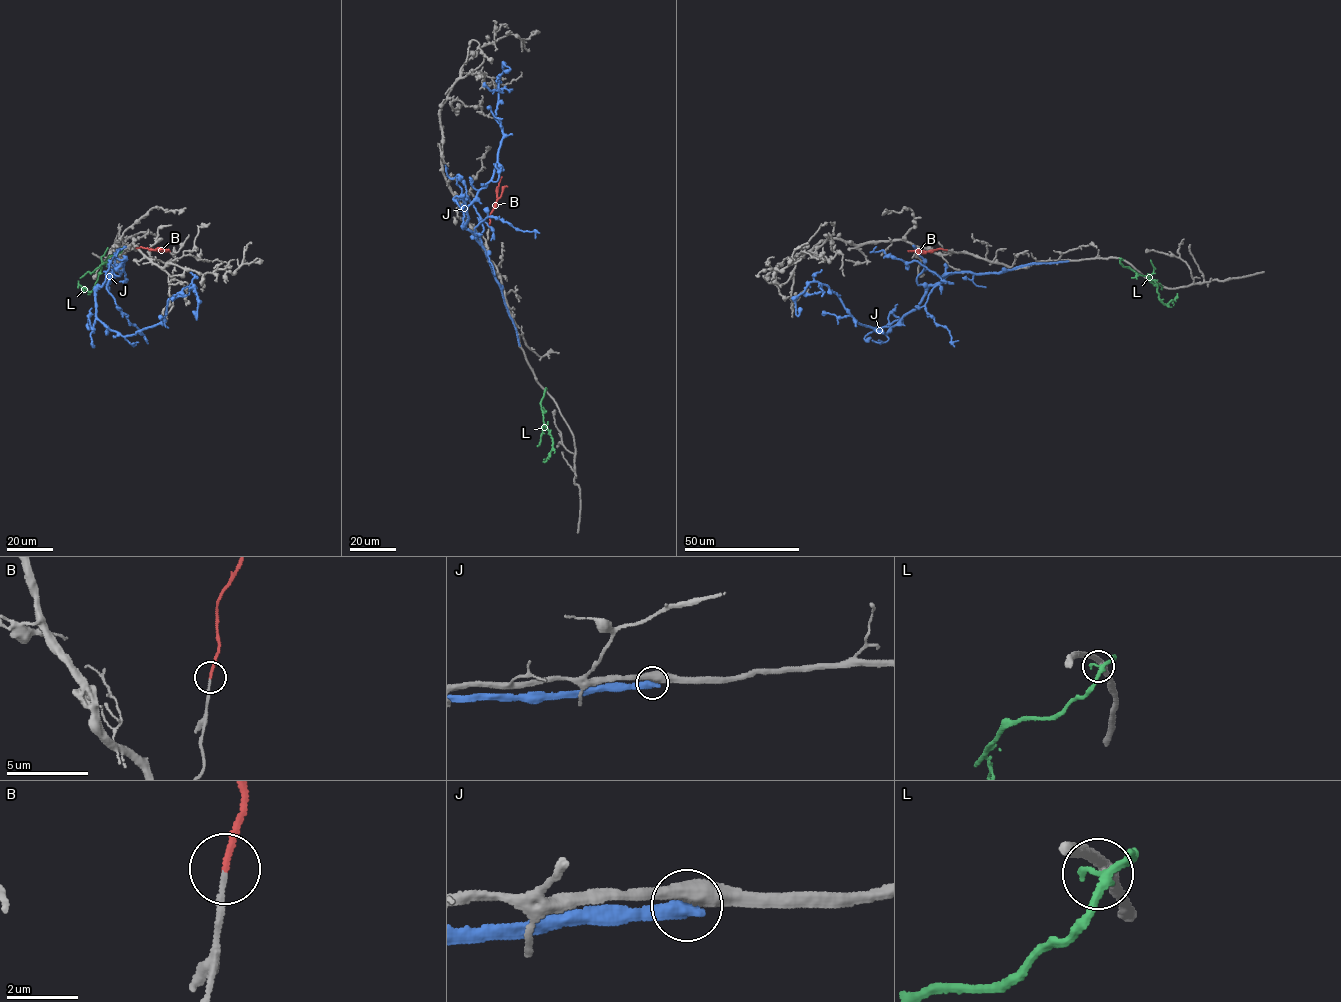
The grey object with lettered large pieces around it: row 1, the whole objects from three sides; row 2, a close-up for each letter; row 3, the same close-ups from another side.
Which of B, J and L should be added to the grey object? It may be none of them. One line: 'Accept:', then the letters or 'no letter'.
Accept: B

